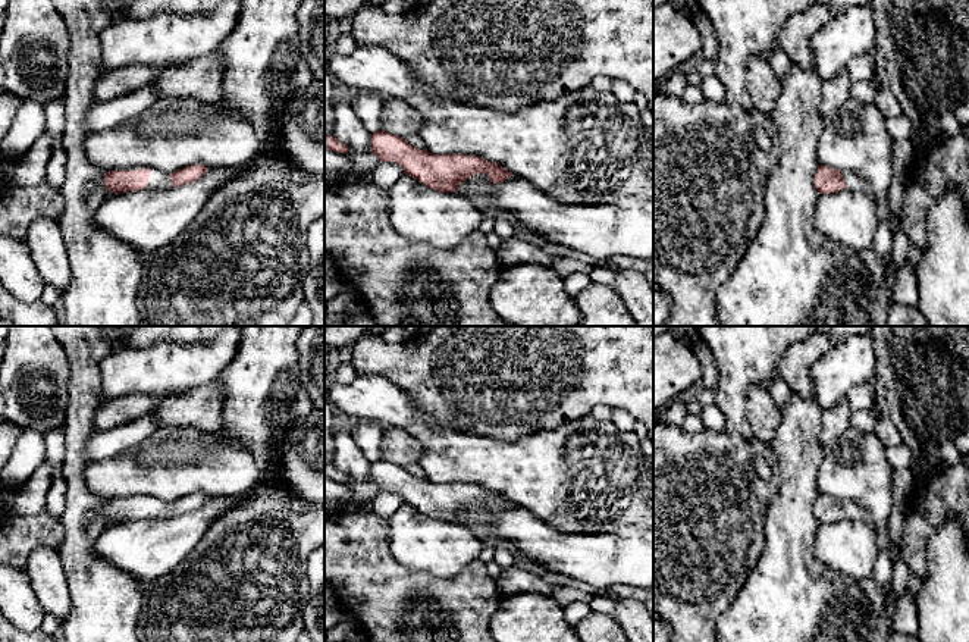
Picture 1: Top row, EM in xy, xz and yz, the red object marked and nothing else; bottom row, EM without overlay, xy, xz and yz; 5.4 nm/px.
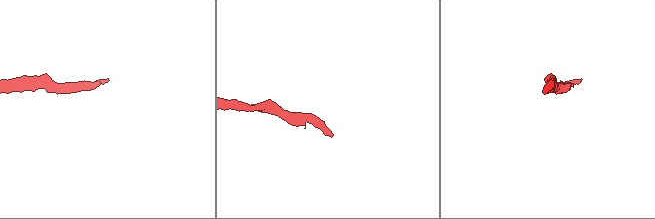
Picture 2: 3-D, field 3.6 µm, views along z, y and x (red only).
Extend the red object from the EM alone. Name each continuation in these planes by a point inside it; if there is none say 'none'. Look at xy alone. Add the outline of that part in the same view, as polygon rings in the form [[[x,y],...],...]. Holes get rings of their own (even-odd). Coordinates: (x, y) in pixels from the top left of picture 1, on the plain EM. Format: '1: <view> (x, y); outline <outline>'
1: xy (157, 509); outline [[[150,498],[148,514],[144,519],[169,519],[172,517],[169,502]]]

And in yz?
1: yz (853, 511); outline [[[840,499],[840,502],[844,508],[846,519],[872,523],[872,516],[869,514],[869,511],[866,508],[863,508],[854,502],[850,502],[850,501],[844,501],[844,499]]]

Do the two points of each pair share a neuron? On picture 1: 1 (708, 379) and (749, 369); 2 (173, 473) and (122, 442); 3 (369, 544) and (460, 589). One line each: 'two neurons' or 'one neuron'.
1: two neurons
2: two neurons
3: one neuron

